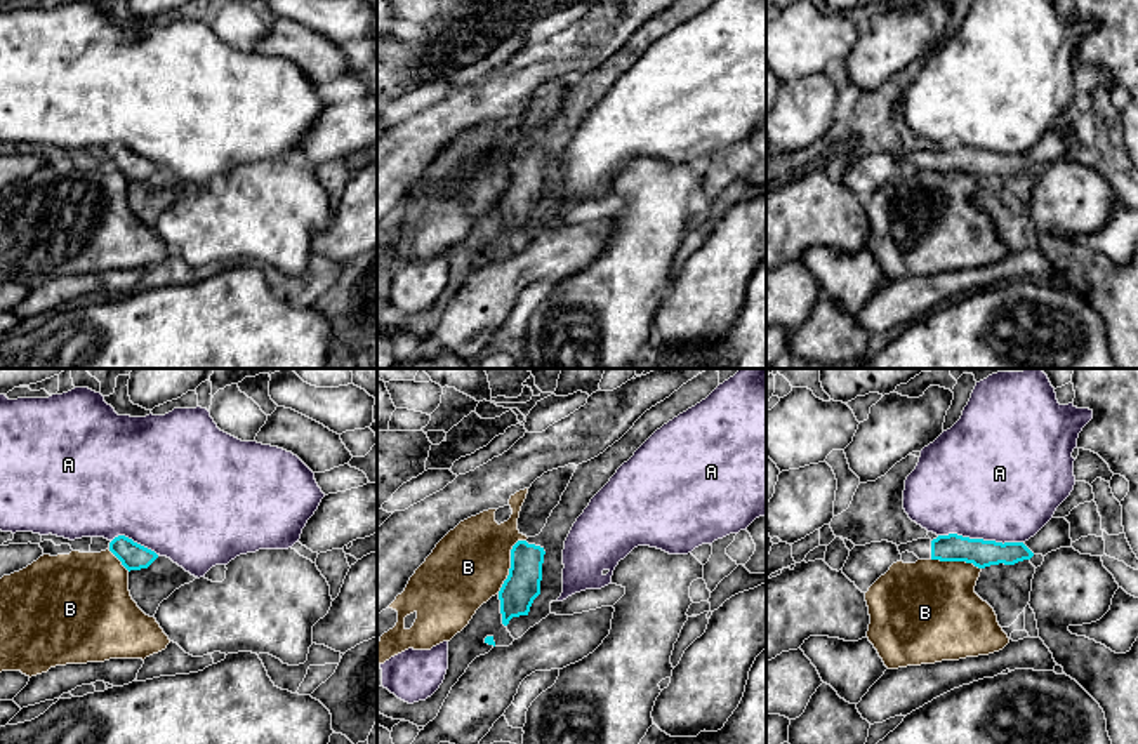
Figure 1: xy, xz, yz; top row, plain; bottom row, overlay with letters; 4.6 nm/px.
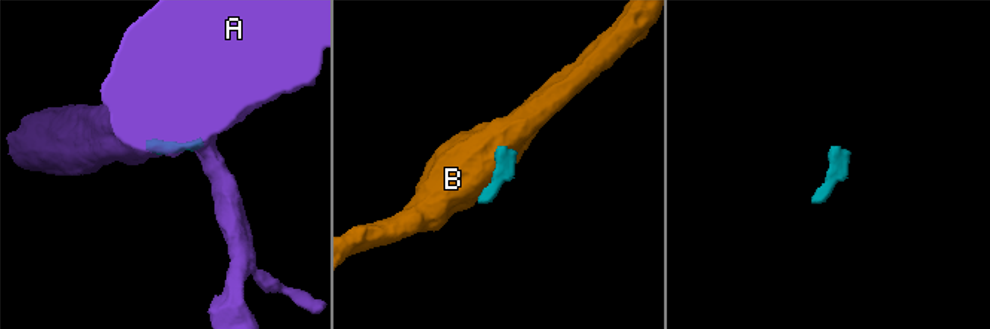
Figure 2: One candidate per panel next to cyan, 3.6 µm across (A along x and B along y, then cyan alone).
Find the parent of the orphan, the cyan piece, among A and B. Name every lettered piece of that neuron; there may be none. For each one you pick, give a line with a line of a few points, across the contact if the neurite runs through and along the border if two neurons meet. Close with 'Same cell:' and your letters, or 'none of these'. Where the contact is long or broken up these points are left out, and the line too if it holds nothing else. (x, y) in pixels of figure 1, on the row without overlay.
Same cell: none of these

